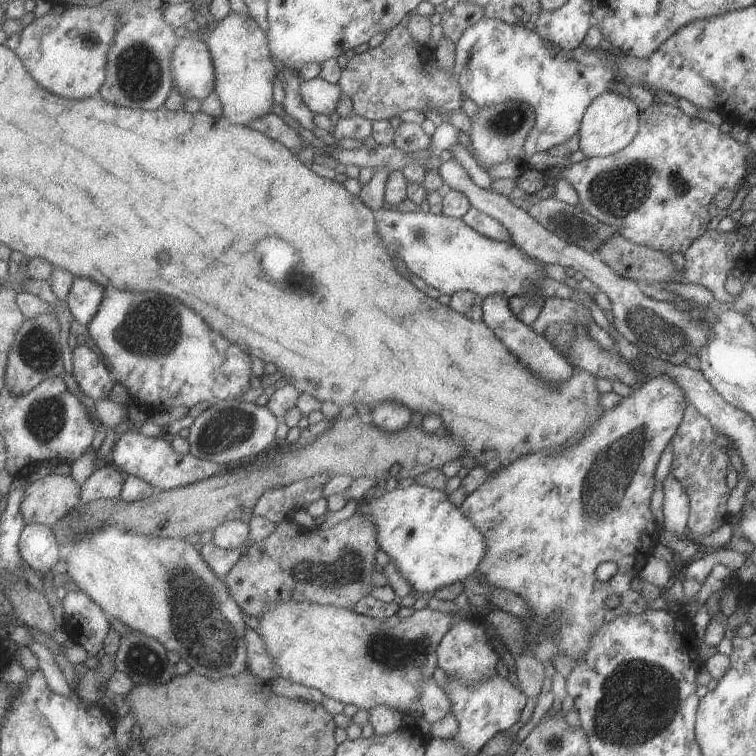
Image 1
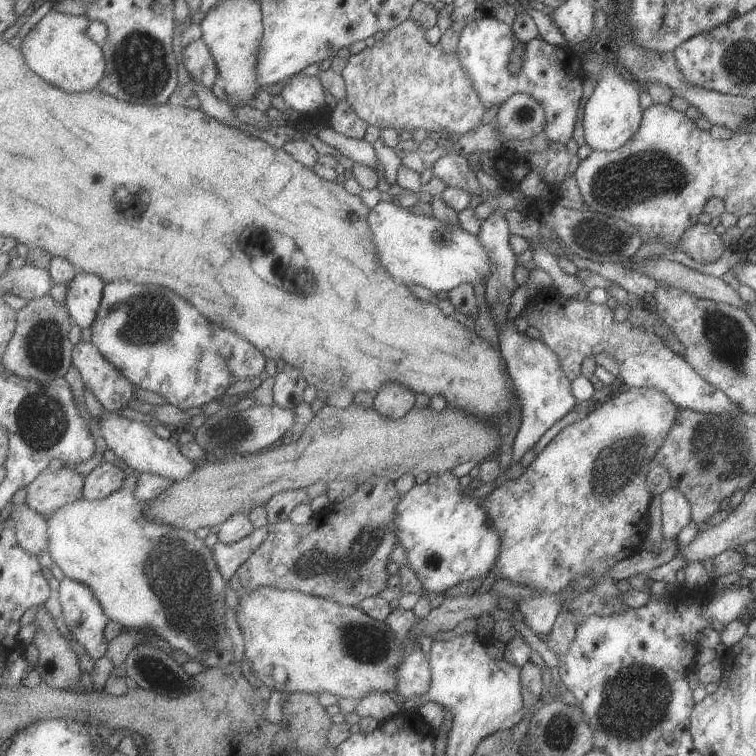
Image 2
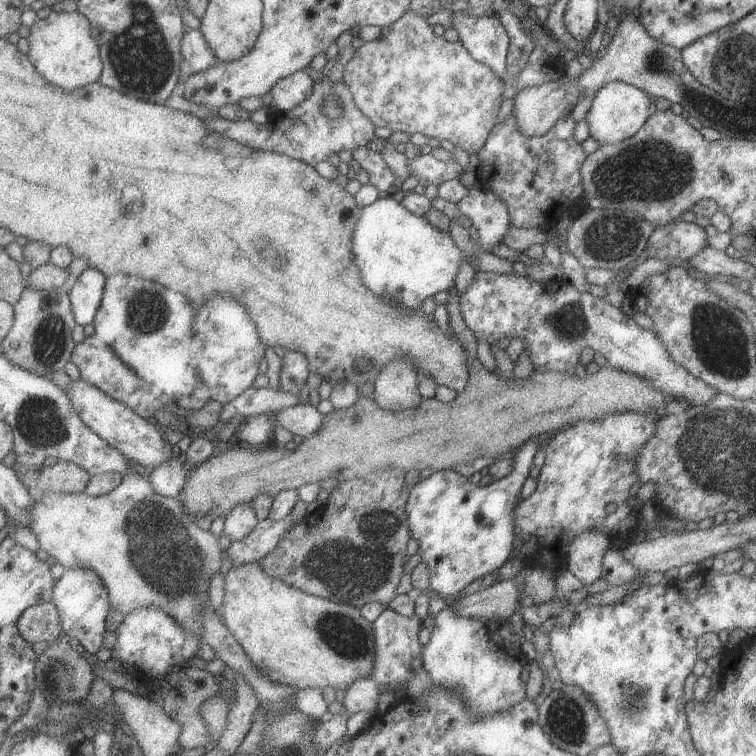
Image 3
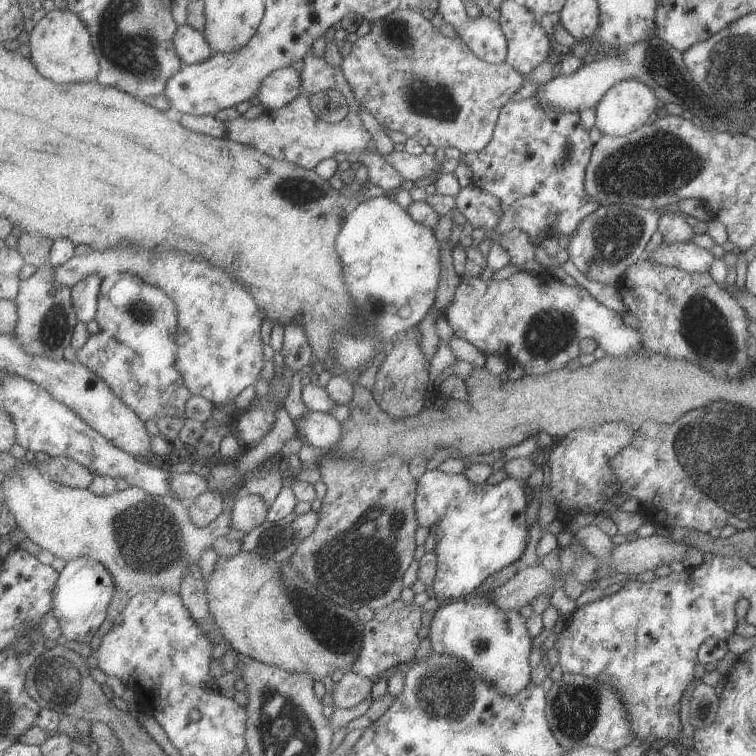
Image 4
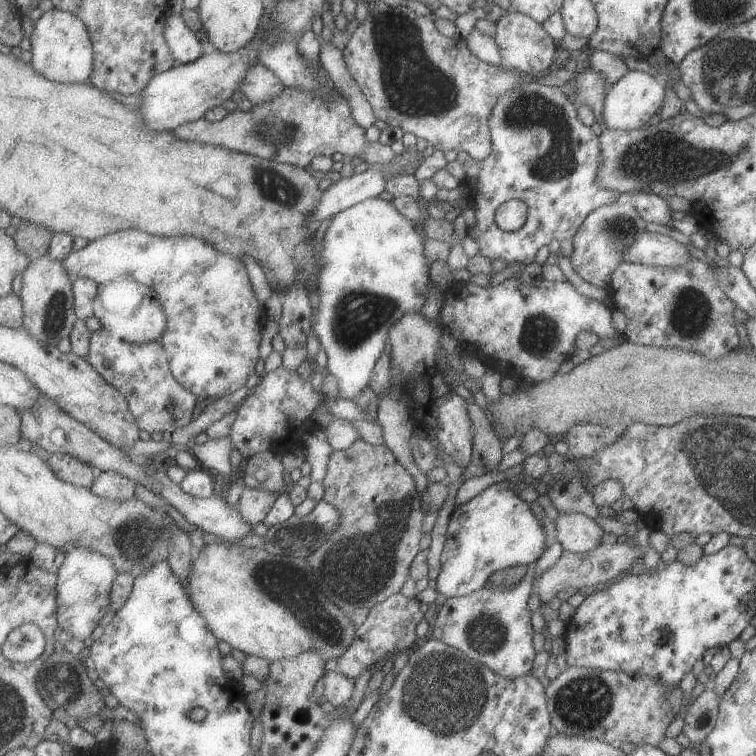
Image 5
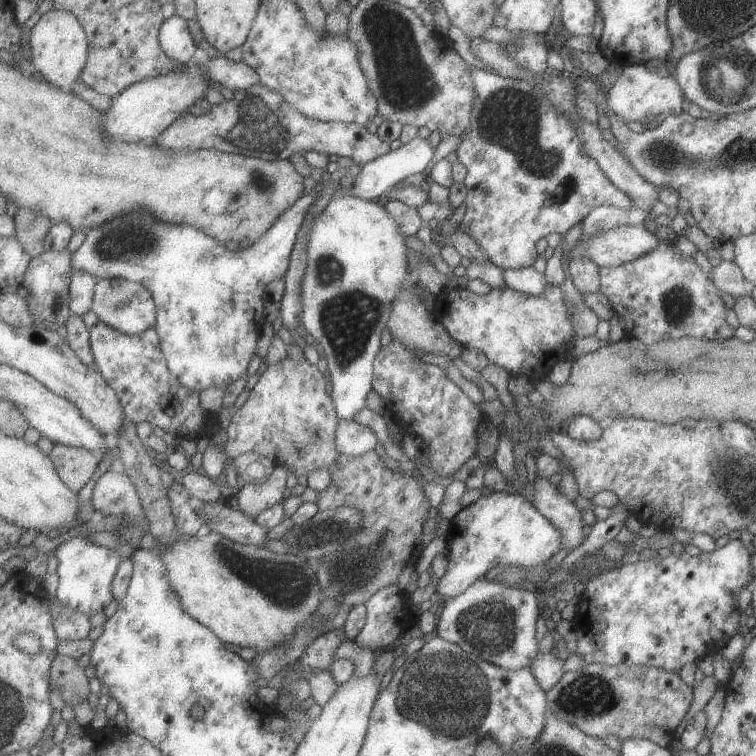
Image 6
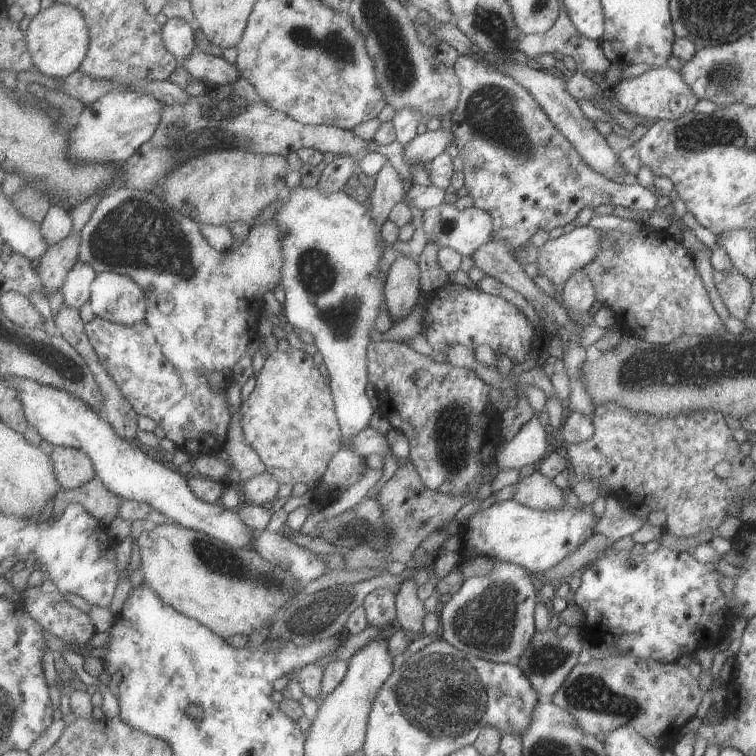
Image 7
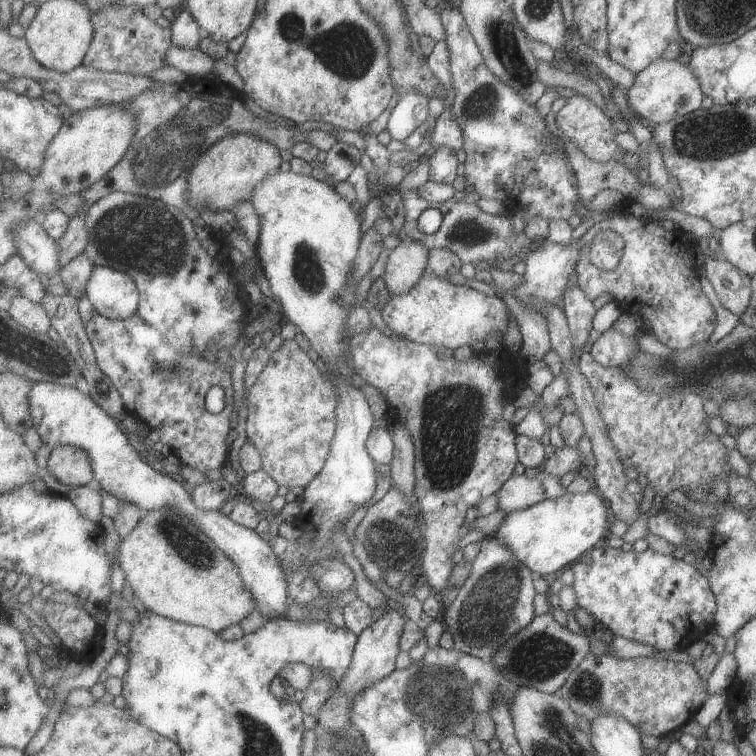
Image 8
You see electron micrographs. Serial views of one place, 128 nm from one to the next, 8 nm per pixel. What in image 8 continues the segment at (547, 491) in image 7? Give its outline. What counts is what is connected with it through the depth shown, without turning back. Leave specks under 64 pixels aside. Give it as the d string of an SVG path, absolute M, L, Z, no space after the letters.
M523 474L510 476L497 491L498 508L503 512L521 510L545 499L541 475L532 478Z

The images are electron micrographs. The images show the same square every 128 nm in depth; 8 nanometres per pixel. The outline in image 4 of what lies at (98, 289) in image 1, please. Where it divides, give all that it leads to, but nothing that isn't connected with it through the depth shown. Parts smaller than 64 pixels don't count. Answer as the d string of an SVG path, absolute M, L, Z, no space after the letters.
M91 275L72 287L72 299L80 321L87 323L96 320L103 281L102 276Z

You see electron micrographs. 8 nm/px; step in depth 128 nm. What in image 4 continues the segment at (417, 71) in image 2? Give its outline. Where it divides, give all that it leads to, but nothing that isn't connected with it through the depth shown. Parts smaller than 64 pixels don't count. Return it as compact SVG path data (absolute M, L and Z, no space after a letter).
M404 5L387 18L371 24L370 32L357 38L351 54L343 58L341 68L358 101L385 128L417 139L427 138L436 148L455 147L462 156L485 150L504 104L526 79L505 62L493 64L481 60L460 36L452 39L441 34L421 11Z

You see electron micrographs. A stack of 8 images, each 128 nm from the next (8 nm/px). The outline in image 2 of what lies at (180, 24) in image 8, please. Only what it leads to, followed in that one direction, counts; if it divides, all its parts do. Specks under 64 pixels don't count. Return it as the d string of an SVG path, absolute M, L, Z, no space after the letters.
M203 38L191 41L181 54L186 70L197 83L207 88L220 83L220 72L212 49Z

